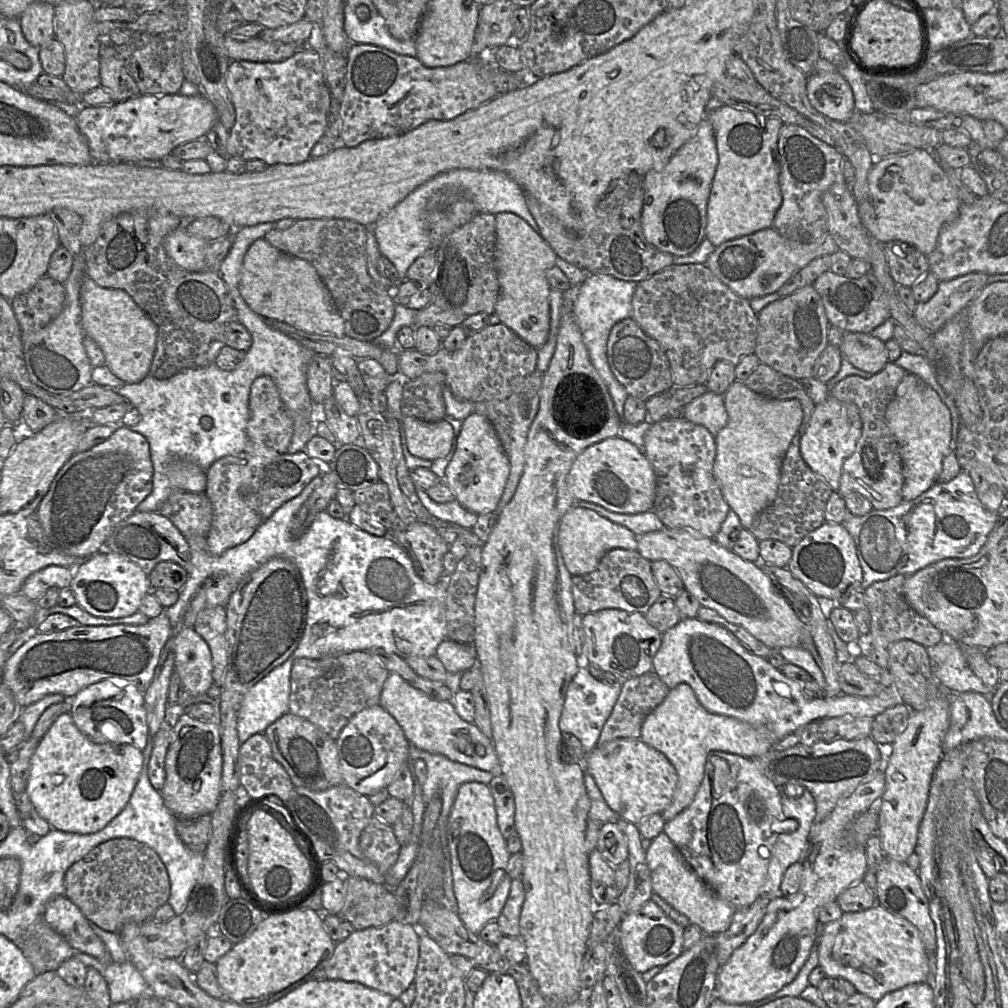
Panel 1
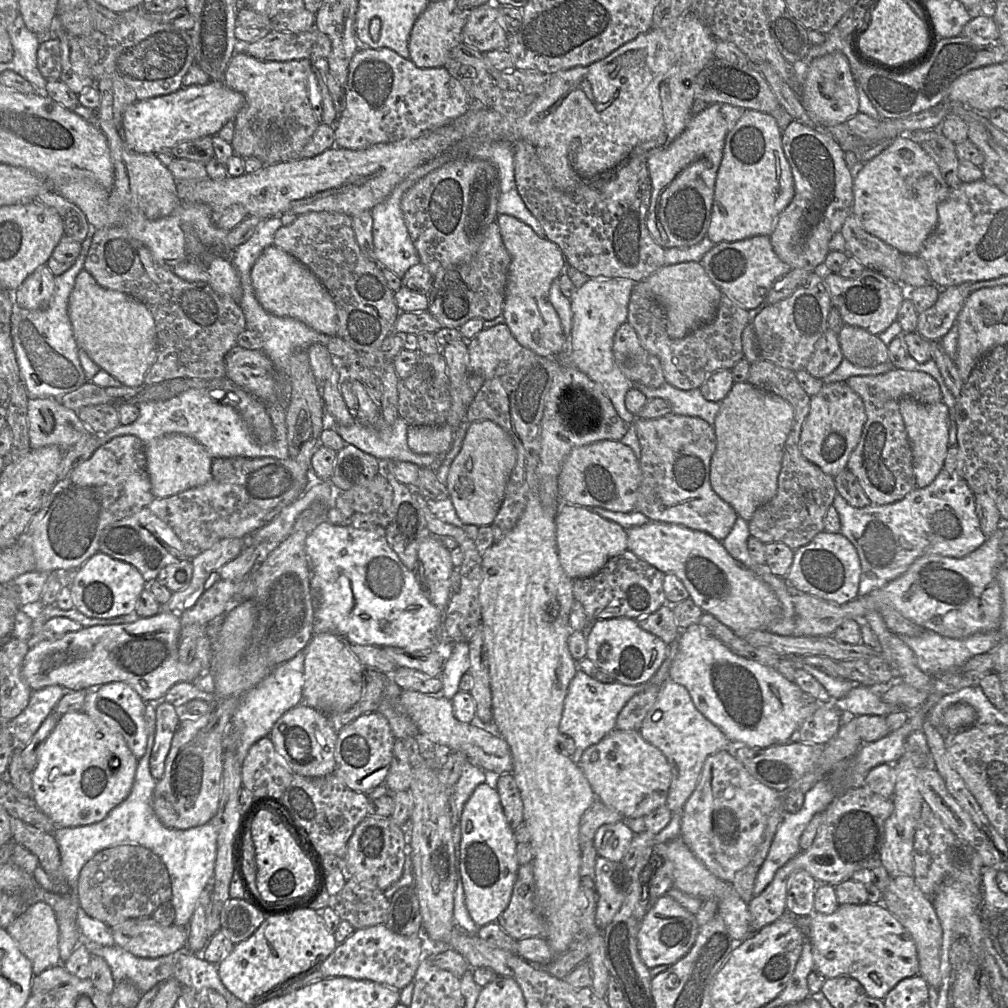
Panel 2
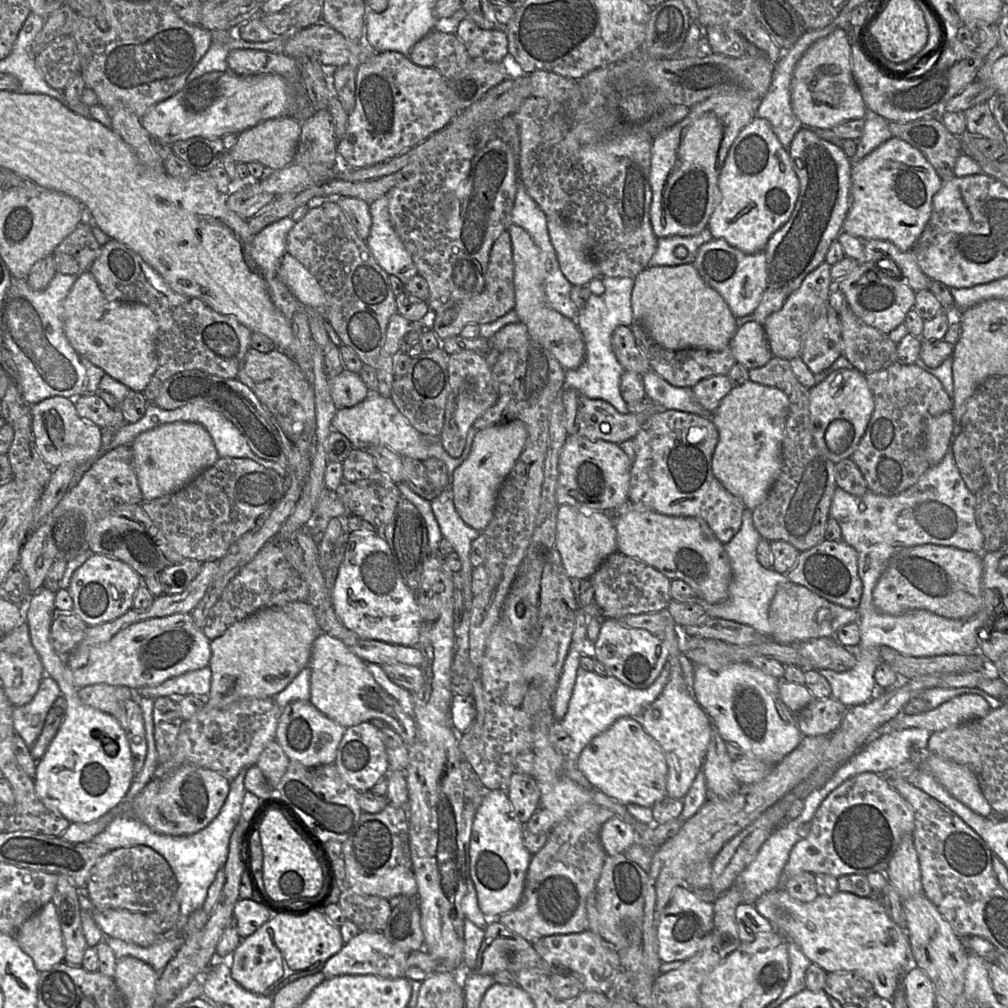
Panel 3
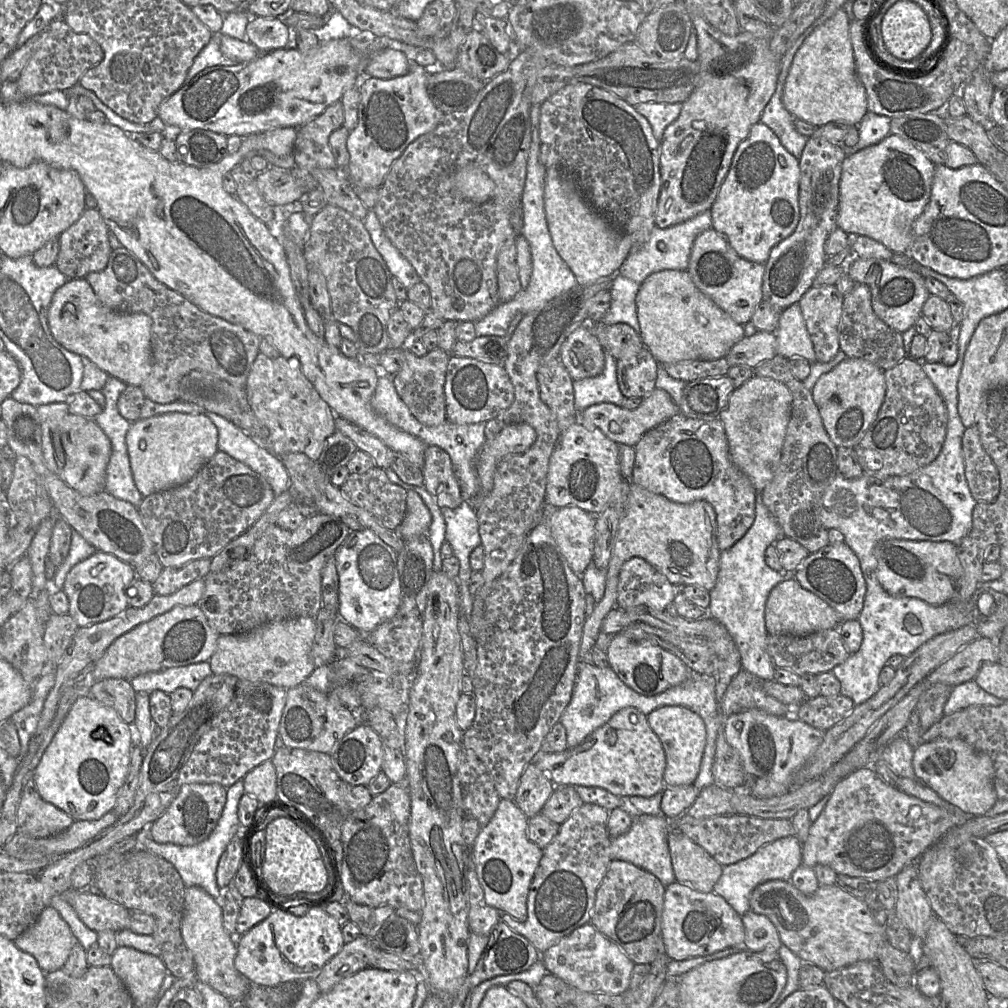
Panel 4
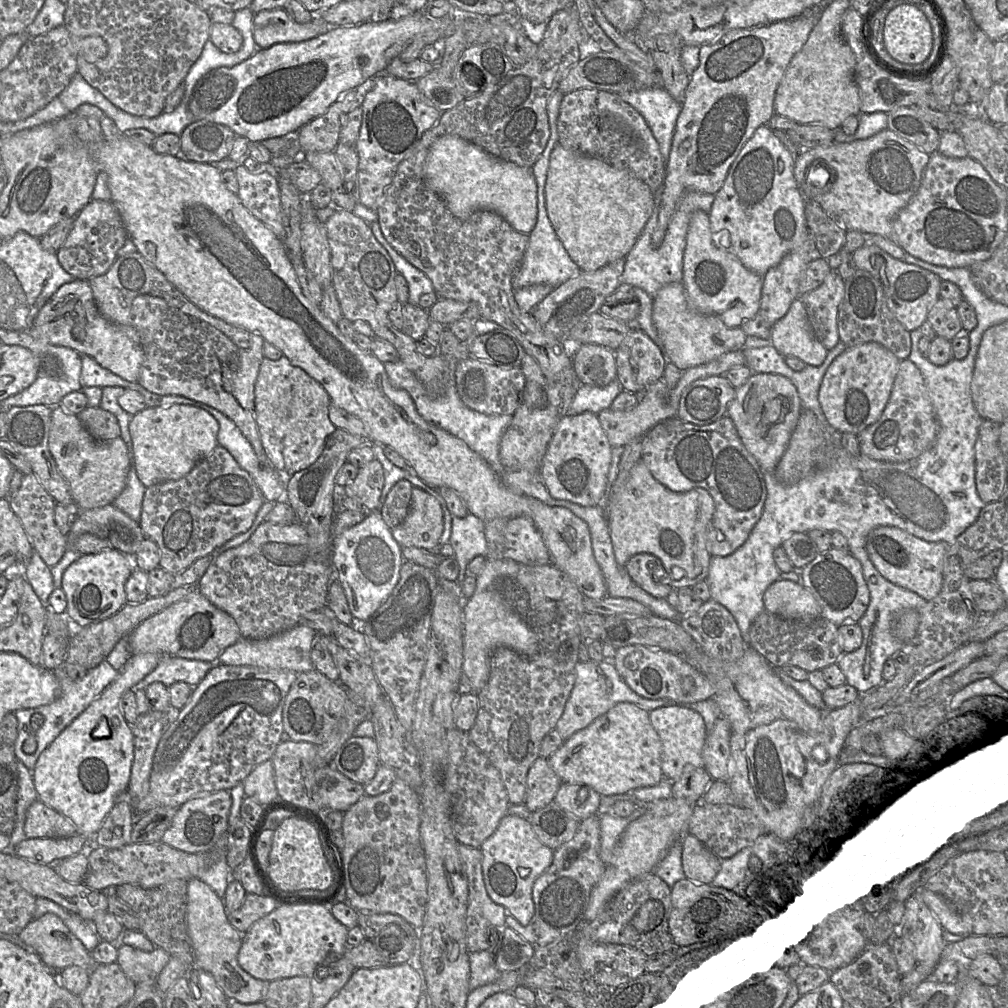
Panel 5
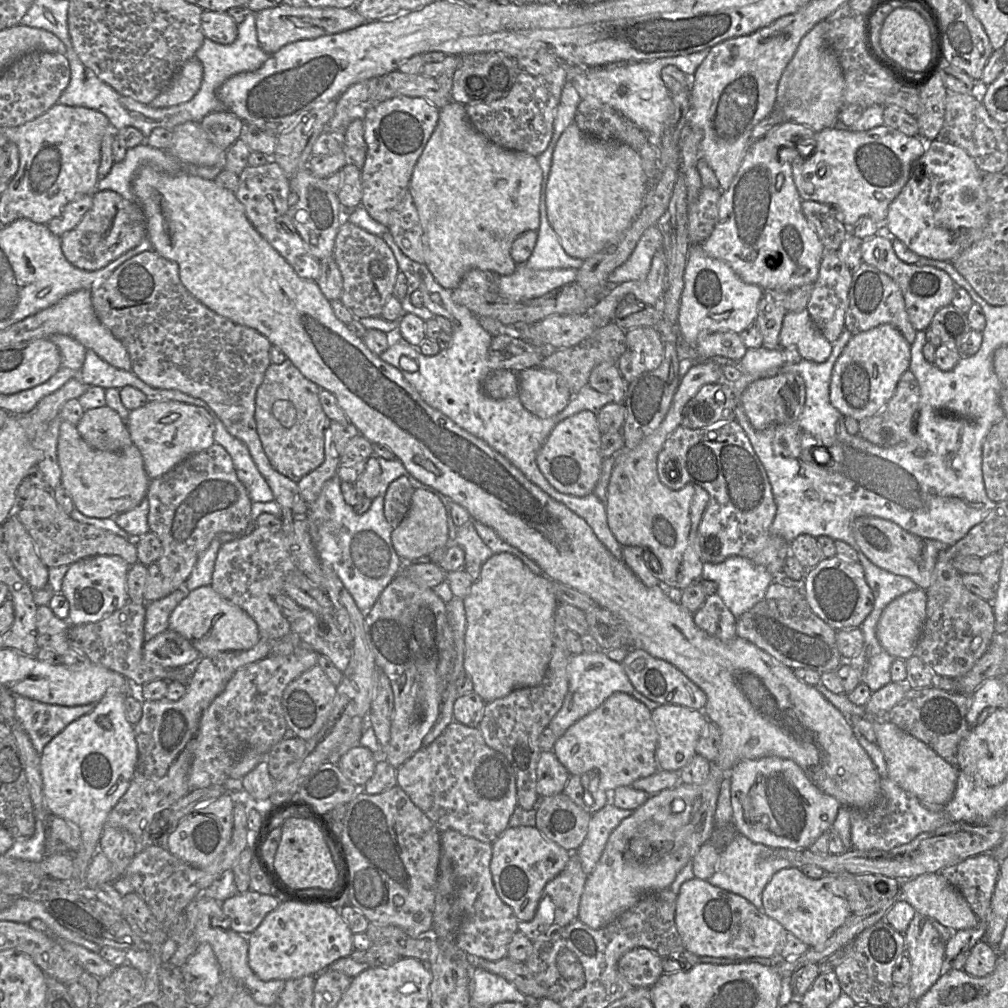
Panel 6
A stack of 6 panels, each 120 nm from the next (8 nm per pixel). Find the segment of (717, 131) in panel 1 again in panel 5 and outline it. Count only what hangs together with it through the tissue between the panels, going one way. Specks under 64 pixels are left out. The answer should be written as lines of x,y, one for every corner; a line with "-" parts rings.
767,125
758,127
732,163
709,212
713,235
727,231
727,251
763,276
808,237
805,198
794,177
795,157

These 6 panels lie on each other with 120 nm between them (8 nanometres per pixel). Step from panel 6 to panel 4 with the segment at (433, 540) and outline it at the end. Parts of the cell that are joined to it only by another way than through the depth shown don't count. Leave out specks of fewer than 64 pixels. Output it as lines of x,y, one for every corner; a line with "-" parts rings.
409,490
407,495
406,515
395,530
403,539
427,534
432,521
430,510
419,494

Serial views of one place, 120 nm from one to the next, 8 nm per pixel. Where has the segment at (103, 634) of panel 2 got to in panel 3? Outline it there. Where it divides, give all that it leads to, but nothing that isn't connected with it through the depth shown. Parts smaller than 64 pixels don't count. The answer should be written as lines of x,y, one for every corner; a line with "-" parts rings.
176,613
136,622
109,641
93,646
85,665
71,669
73,684
82,688
93,684
126,686
133,690
158,685
172,677
209,666
211,641
198,628
191,613

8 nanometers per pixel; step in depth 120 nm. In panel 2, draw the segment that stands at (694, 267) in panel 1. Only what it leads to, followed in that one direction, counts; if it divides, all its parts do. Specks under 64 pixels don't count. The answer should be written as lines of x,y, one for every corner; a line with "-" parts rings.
635,287
628,305
627,322
636,331
641,345
661,363
666,382
682,390
701,387
716,371
732,370
744,358
742,333
750,323
749,311
722,294
714,319
703,324
684,338
672,339
667,333
667,319
663,306
651,296
643,296

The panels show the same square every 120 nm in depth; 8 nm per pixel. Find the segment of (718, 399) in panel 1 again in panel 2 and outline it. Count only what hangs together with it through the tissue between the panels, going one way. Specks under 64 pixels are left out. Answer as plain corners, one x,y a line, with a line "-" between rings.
667,382
658,388
650,388
642,384
635,384
648,400
661,398
671,405
672,413
676,415
698,417
710,425
714,425
719,412
720,403
706,400
699,388
682,390

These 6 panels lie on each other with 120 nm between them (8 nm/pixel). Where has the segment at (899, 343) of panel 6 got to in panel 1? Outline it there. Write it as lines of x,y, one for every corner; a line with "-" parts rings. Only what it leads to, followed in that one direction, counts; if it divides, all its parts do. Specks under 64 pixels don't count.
828,395
822,403
816,404
808,426
800,439
800,452
805,463
817,475
822,477
833,491
839,490
843,462
853,451
861,435
862,422
858,407
850,402
840,401

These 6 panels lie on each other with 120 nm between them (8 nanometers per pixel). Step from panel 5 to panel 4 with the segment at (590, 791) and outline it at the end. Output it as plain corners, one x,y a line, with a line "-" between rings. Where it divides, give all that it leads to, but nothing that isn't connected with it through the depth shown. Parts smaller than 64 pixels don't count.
556,786
541,813
551,821
562,824
583,804
573,786

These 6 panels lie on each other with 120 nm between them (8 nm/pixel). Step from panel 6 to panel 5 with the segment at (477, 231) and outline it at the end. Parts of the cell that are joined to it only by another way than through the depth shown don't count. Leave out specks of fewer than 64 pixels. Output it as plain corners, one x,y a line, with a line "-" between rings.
444,135
433,142
425,159
423,179
461,220
478,210
490,210
522,234
529,235
536,225
537,183
532,169
496,158
459,136

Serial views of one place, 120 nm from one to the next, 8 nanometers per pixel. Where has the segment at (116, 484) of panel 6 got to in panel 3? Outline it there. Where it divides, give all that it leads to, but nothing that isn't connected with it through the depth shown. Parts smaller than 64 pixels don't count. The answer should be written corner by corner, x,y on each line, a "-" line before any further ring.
46,398
31,406
31,415
35,446
44,462
52,469
66,462
85,463
101,450
101,428
82,419
73,401
68,398

